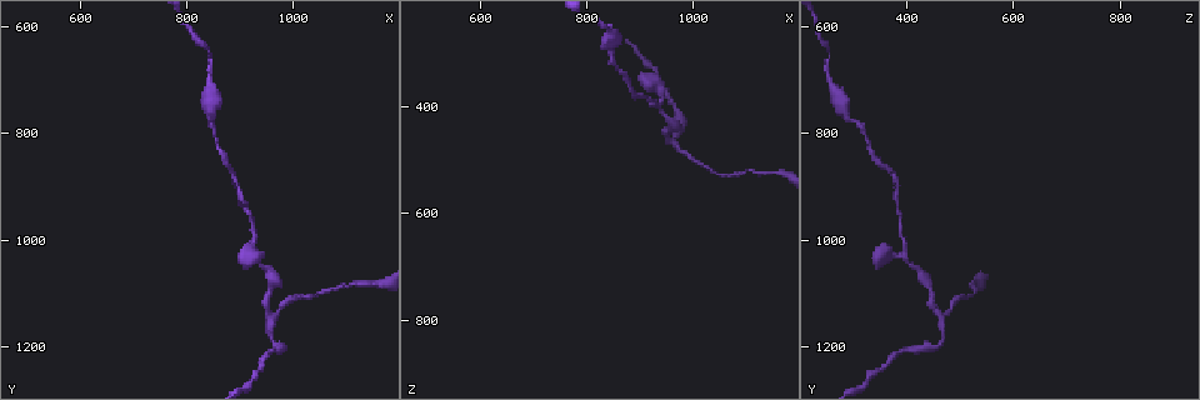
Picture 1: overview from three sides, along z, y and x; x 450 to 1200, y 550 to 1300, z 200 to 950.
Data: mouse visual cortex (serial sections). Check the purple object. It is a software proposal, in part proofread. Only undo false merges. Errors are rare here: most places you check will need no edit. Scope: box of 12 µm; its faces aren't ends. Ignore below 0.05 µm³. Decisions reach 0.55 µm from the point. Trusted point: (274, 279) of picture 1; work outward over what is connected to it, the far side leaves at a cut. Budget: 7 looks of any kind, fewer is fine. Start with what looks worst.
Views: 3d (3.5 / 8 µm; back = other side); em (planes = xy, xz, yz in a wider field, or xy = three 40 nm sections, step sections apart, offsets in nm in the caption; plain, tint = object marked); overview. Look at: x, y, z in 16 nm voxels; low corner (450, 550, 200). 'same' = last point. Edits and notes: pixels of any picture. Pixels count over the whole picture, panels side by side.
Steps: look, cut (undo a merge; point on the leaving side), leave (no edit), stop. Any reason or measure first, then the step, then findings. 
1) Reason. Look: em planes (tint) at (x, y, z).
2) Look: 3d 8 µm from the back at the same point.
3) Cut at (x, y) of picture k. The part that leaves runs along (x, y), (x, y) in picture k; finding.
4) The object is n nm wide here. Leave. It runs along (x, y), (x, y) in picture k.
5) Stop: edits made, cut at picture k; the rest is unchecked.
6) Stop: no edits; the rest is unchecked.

Two arms in line, one across. Look: 3d 3.5 µm at (965, 1150, 465).

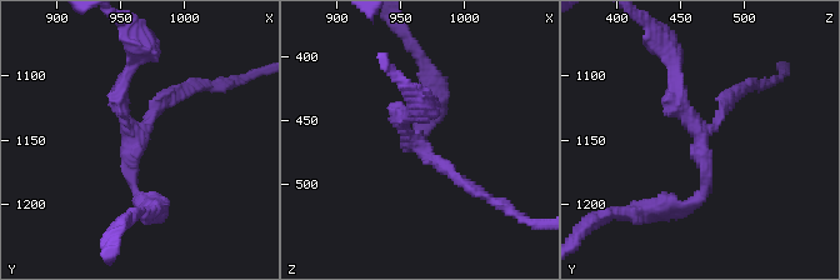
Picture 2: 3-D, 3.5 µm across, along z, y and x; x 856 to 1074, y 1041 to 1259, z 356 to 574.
3 arms meet here; the arms are 150, 150, 150 nm wide. Look: em planes (tint) at (958, 1146, 468).

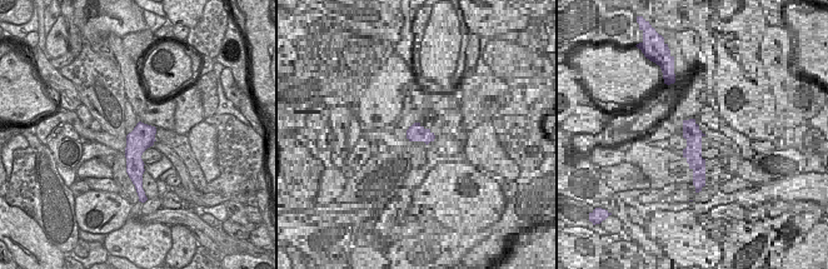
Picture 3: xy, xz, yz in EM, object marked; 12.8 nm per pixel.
Leave. It runs along (131, 61), (120, 110), (131, 188), (146, 206) in picture 2; continuous, no second cell.

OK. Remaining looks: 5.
Abrupt turn. Look: 3d 3.5 µm at (940, 1035, 375).

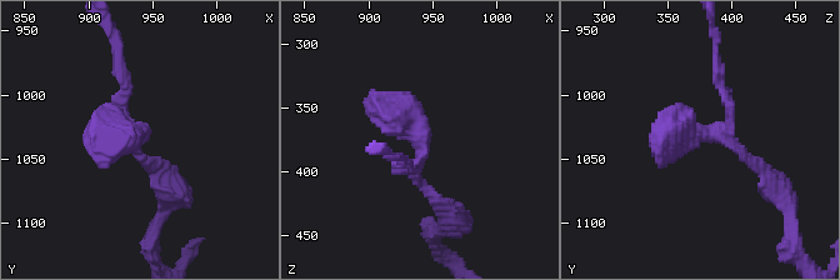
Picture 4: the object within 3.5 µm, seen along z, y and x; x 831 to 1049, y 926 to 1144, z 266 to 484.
Look: em planes (plain) at (940, 1032, 372).

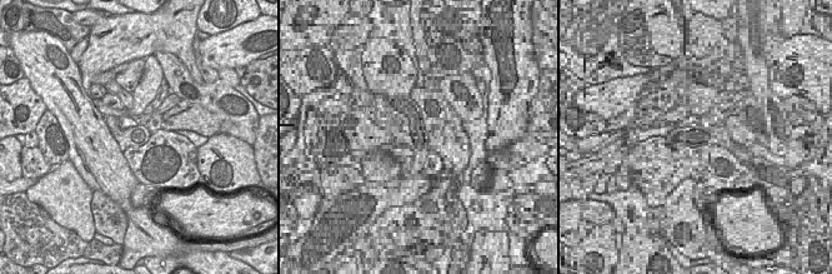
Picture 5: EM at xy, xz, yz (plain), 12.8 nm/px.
Look: em planes (tint) at the same point.

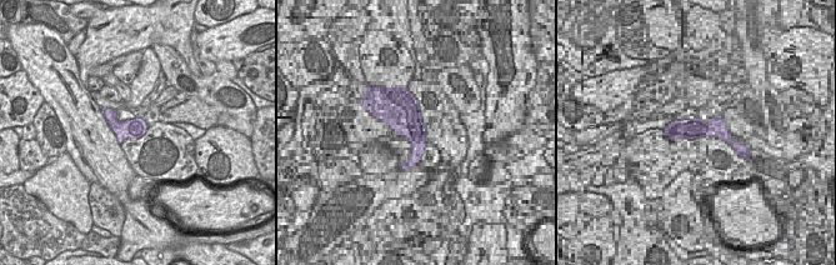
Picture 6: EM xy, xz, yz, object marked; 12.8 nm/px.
Leave. All the same cell.

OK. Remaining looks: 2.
Narrows sharply. Look: 3d 3.5 µm at (845, 650, 260).

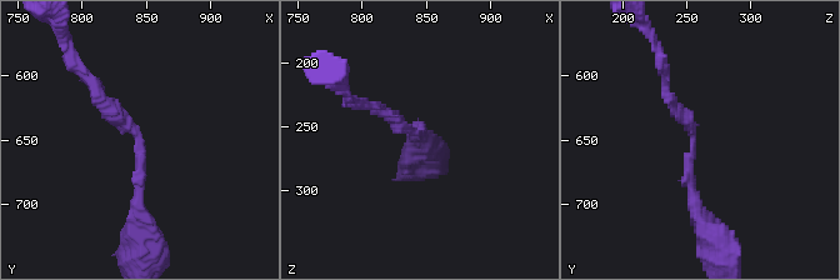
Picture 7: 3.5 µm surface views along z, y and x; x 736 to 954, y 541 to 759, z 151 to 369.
The arms are 150, 150 nm wide; now the EM. Look: em xy step 3 (tint) at (842, 652, 252).

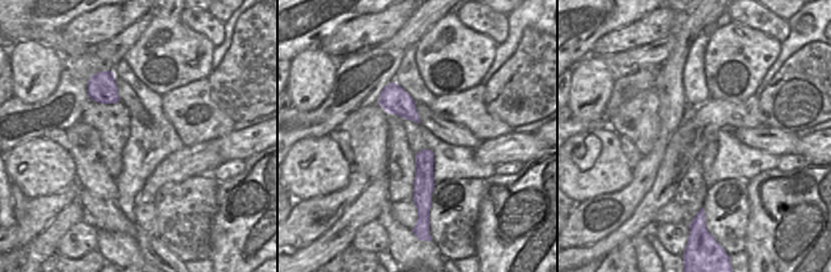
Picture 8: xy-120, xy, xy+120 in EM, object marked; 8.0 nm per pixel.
Leave. All the same cell.

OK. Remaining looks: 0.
Stop: no edits; the rest is unchecked.

